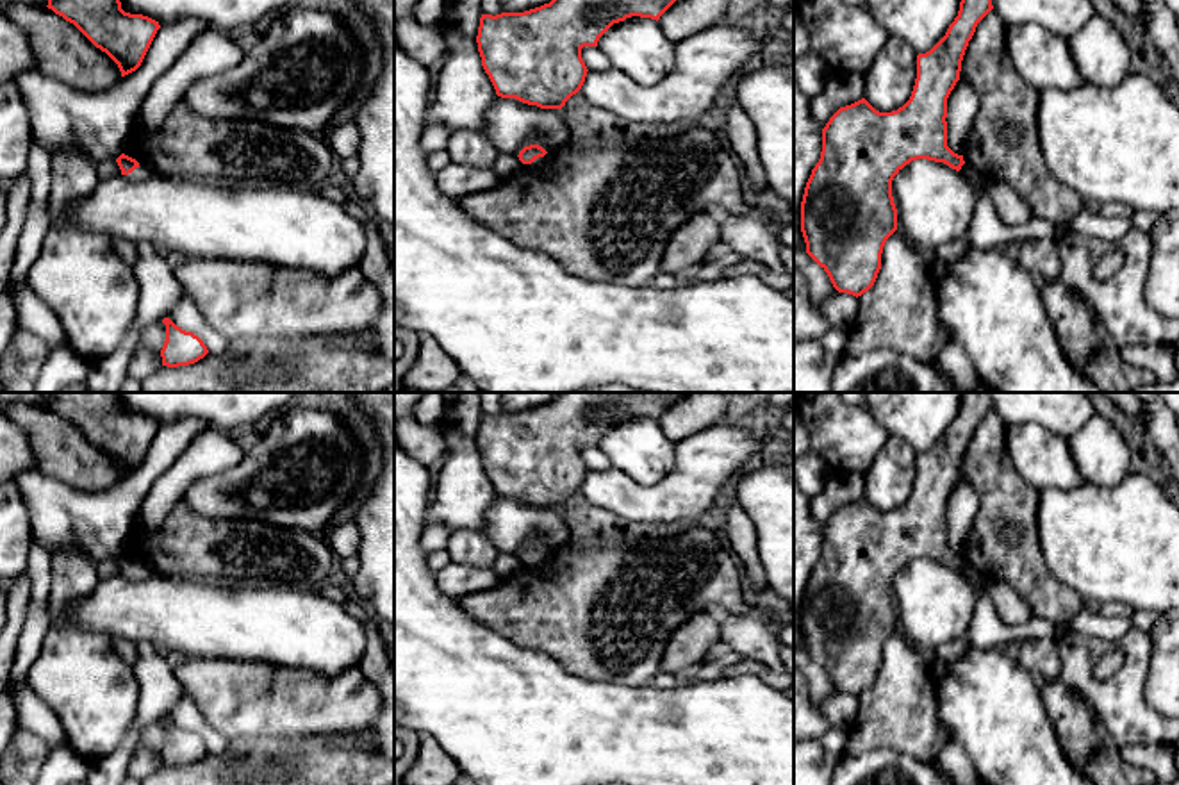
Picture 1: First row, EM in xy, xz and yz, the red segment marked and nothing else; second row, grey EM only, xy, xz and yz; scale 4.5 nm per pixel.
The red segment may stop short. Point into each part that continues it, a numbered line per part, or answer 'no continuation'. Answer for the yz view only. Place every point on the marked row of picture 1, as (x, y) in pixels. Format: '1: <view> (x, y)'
no continuation

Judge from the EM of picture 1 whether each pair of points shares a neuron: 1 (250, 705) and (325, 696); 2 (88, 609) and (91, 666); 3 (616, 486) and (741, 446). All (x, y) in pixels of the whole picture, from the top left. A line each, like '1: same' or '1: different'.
1: same
2: different
3: same

